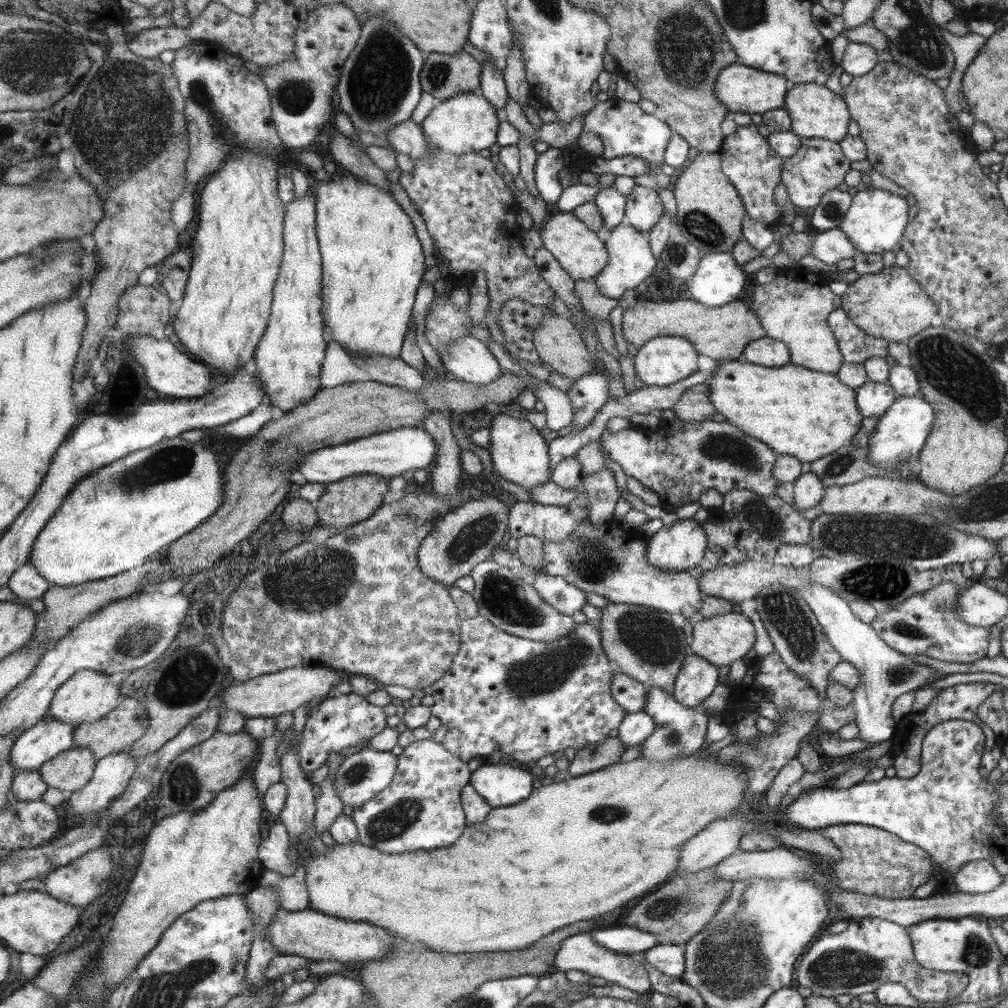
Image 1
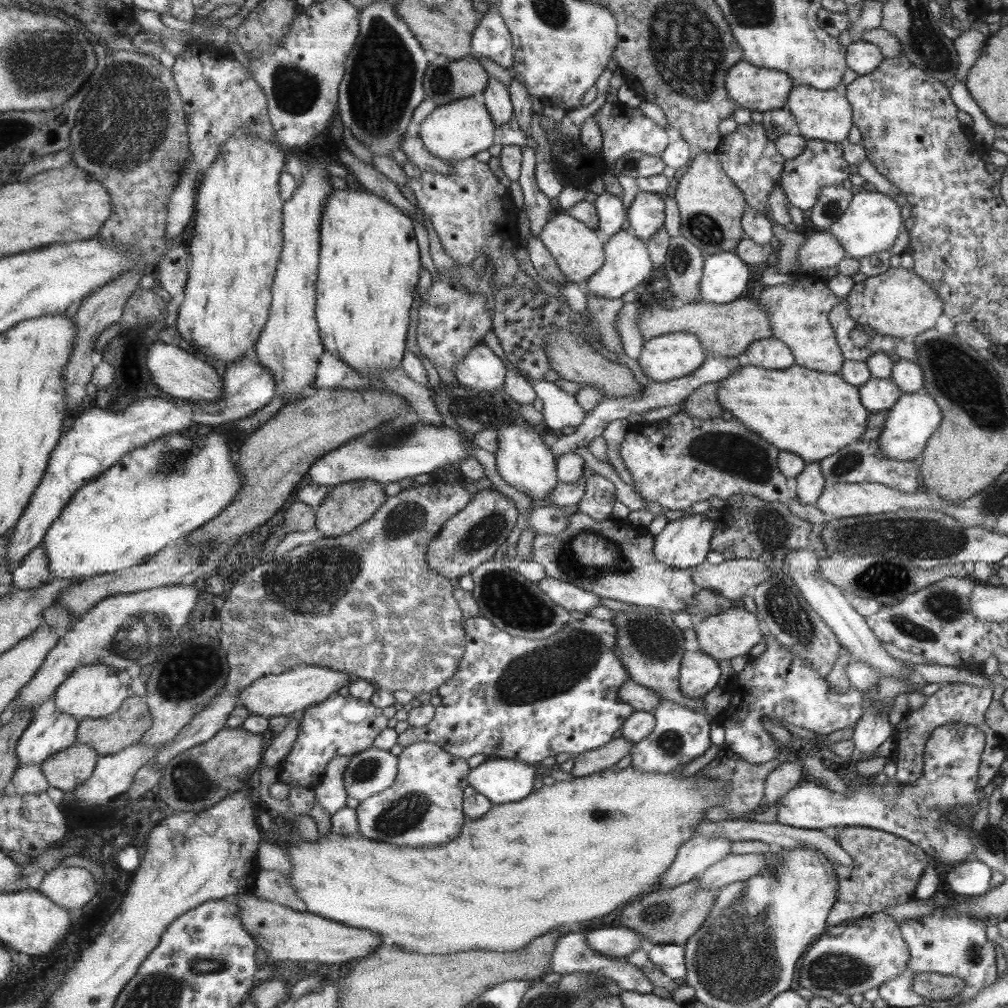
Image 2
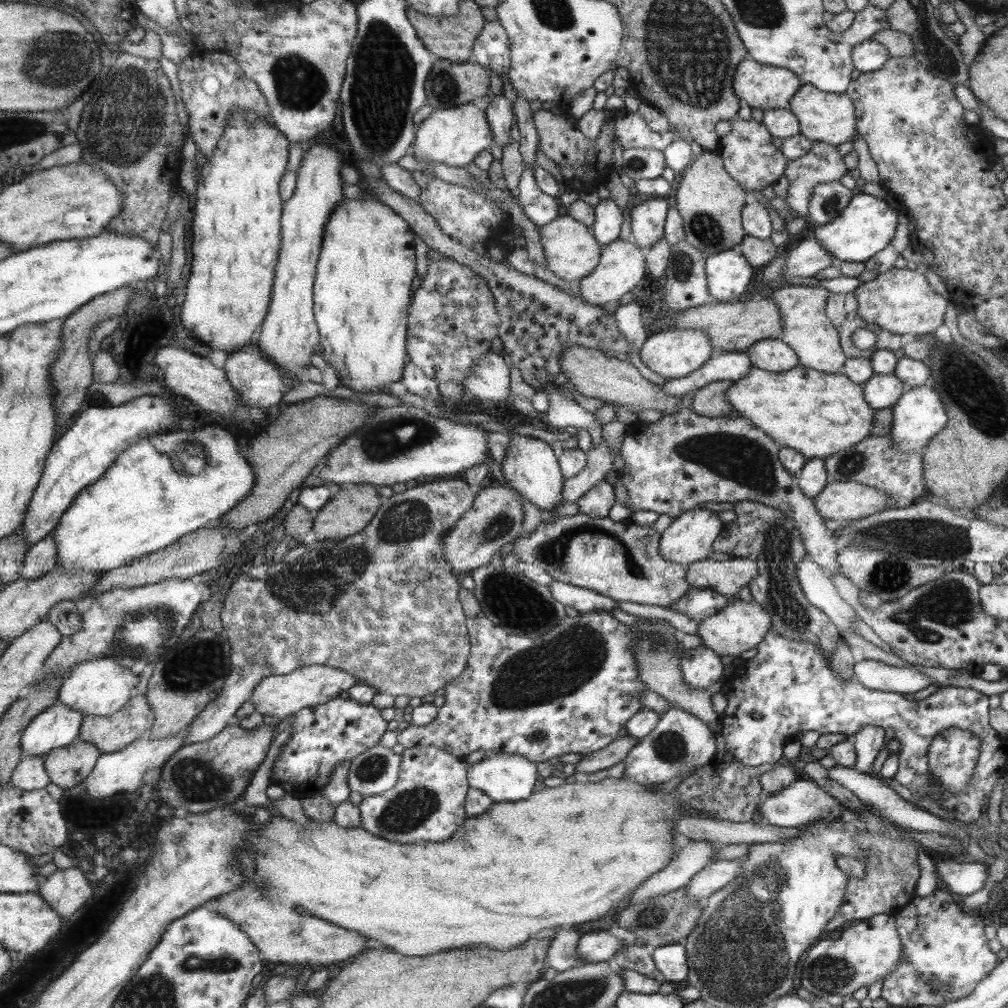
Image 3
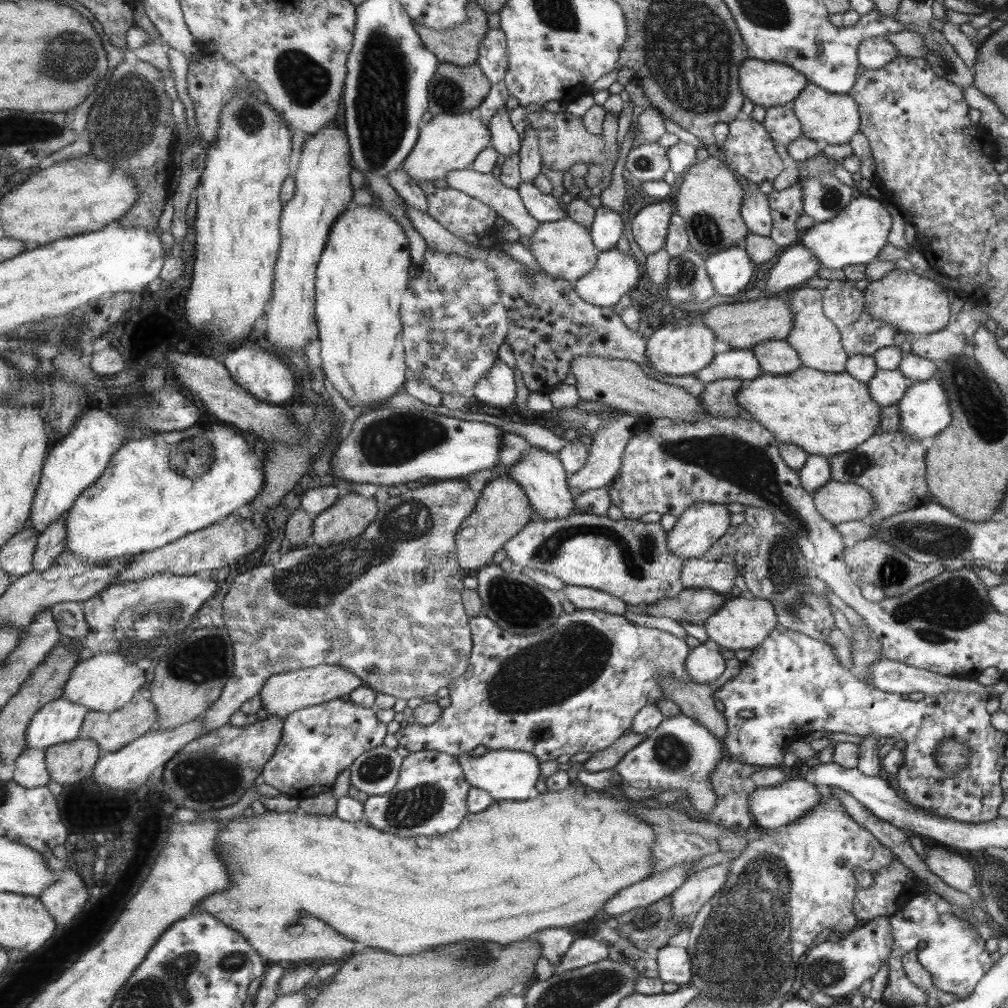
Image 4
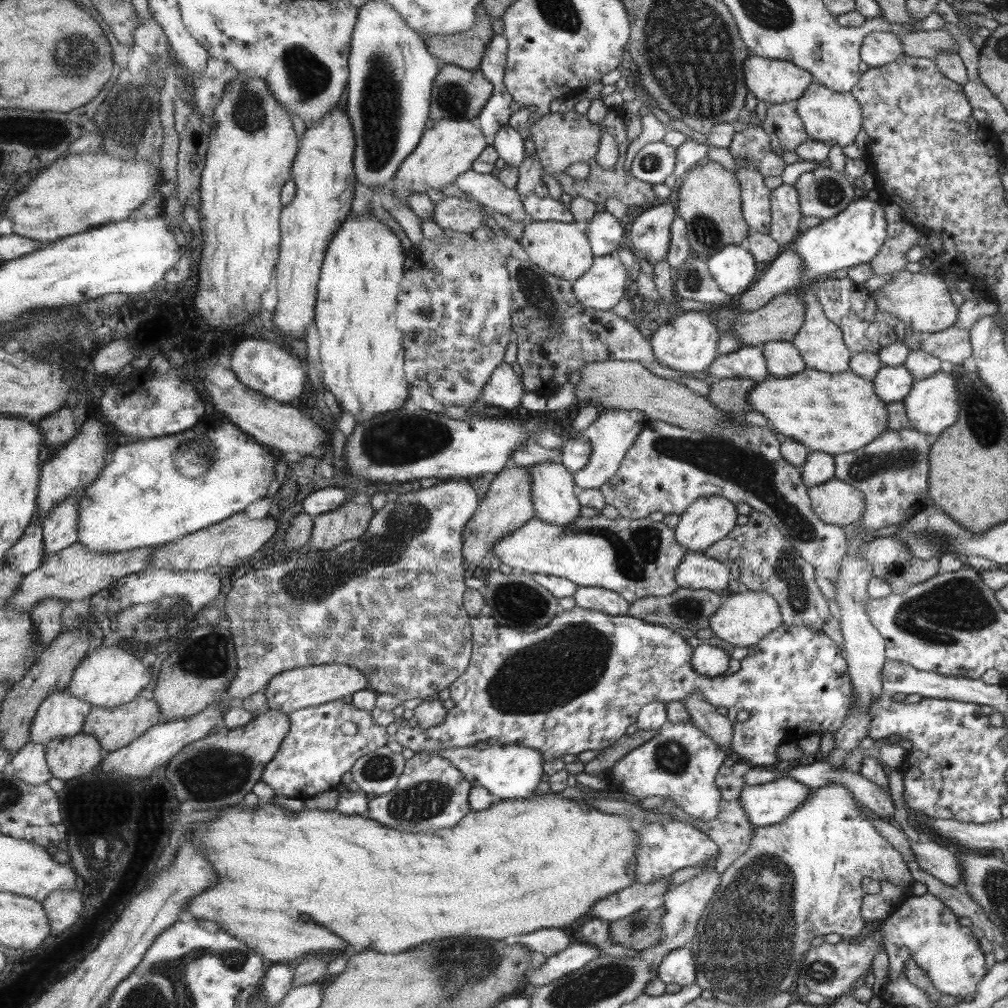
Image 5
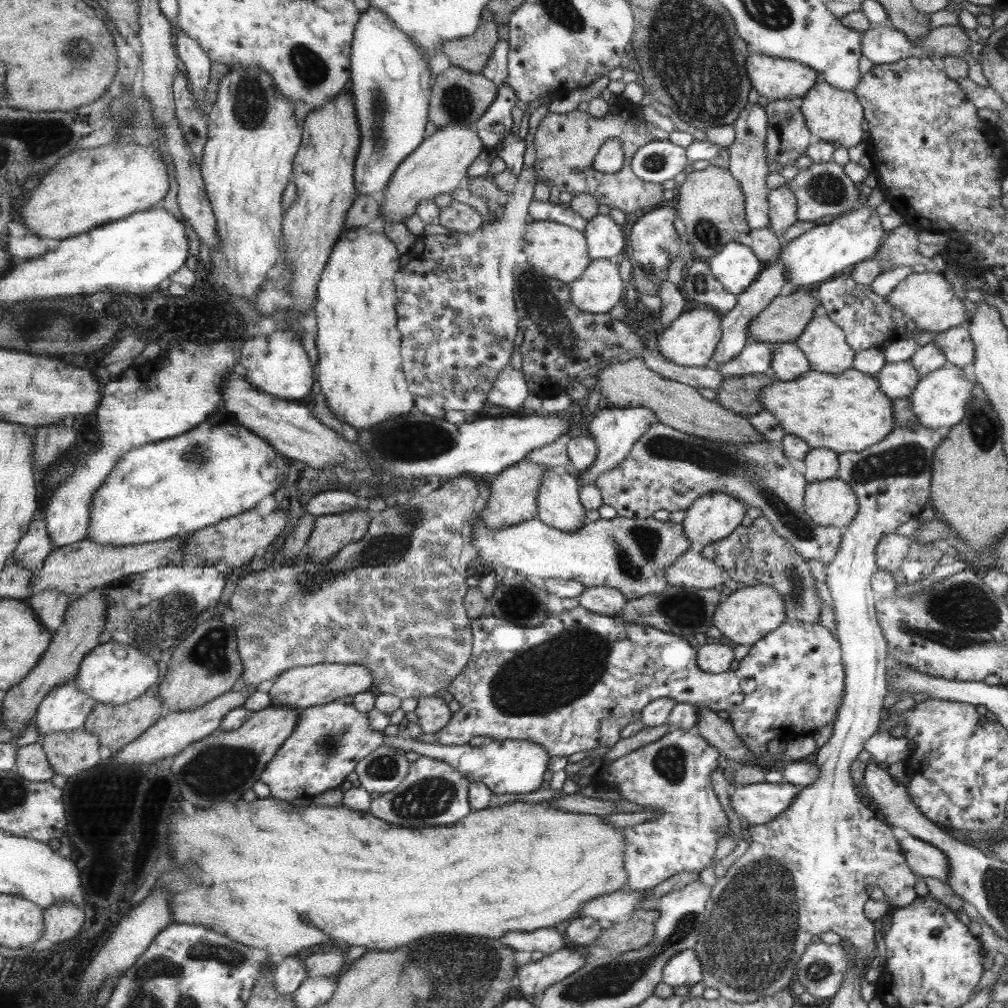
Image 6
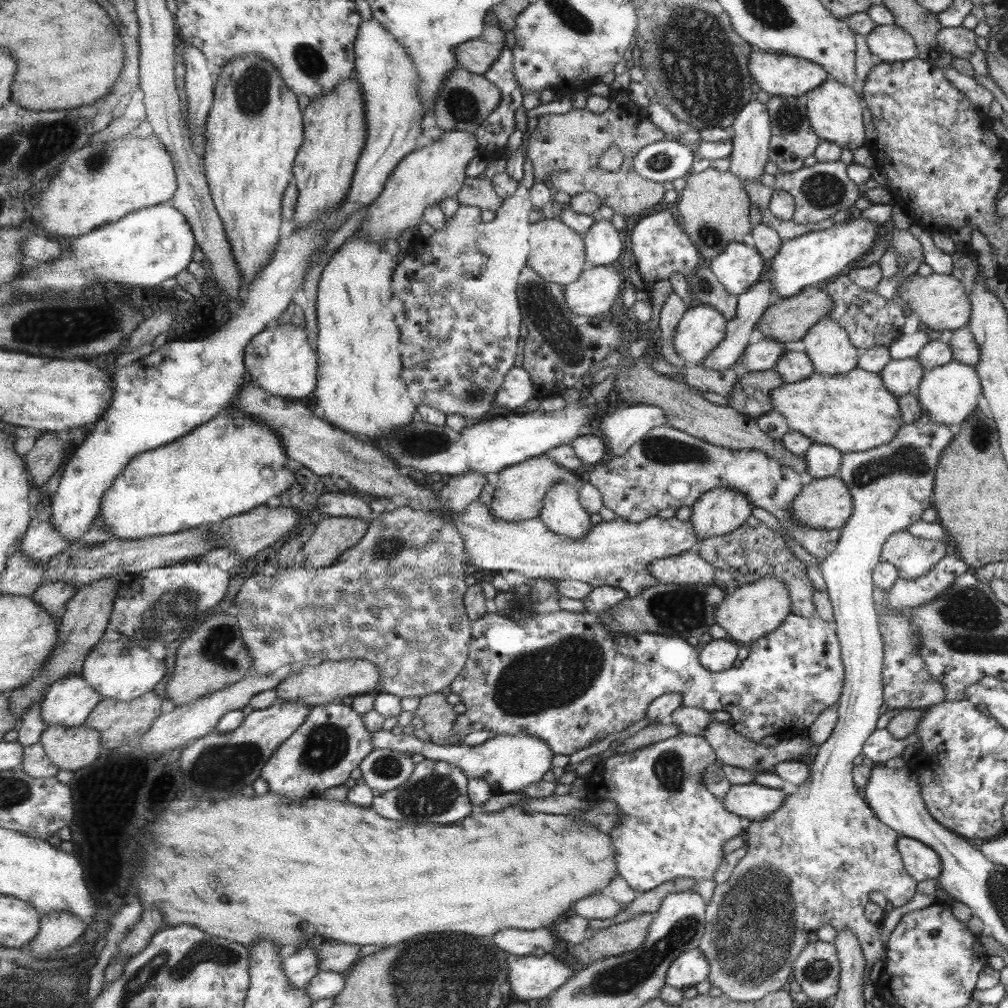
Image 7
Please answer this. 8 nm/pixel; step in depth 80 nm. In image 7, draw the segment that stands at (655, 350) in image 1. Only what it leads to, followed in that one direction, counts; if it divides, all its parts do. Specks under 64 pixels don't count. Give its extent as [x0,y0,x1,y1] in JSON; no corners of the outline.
[673,303,728,365]

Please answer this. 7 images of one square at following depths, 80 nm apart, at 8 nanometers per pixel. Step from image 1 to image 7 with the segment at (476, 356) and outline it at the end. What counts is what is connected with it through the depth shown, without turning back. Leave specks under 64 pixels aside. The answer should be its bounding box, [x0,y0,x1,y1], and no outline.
[497,367,533,409]

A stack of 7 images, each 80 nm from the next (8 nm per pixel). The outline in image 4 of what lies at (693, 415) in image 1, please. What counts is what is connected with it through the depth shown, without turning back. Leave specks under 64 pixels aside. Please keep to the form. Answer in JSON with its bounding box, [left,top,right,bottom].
[698,379,743,417]

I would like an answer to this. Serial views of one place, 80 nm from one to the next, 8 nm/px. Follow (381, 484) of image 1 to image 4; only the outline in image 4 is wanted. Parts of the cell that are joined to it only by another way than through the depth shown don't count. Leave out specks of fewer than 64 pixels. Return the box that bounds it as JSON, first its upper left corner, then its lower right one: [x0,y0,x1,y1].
[310,492,378,548]

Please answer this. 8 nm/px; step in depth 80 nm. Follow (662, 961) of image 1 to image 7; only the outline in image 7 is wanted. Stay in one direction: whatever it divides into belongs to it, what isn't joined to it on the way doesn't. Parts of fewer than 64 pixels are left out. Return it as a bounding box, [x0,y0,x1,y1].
[664,949,708,991]

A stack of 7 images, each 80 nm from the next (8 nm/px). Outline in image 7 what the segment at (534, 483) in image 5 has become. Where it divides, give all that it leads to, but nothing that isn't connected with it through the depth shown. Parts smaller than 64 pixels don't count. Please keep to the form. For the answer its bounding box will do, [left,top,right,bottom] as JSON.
[537,478,589,538]

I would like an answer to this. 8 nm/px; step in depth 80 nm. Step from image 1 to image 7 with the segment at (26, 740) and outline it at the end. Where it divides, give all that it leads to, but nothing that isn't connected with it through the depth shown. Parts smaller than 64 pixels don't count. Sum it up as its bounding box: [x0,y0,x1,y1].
[42,674,104,728]

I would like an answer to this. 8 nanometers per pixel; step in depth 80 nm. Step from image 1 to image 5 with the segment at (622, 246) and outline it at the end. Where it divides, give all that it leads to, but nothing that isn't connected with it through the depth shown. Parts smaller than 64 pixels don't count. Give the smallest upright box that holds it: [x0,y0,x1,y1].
[572,255,627,311]

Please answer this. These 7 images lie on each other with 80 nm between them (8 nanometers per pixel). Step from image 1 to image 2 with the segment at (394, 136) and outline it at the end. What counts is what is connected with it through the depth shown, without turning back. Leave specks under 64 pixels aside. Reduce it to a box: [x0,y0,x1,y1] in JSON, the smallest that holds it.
[399,128,450,174]

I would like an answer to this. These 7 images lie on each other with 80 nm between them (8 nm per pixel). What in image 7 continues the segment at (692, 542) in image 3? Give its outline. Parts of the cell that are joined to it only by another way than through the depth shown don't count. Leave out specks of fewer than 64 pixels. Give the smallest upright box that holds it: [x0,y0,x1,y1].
[688,486,754,542]

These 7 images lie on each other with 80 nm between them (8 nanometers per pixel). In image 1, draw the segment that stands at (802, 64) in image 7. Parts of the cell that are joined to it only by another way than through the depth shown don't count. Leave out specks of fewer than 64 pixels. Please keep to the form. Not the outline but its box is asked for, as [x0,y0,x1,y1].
[715,62,788,114]

